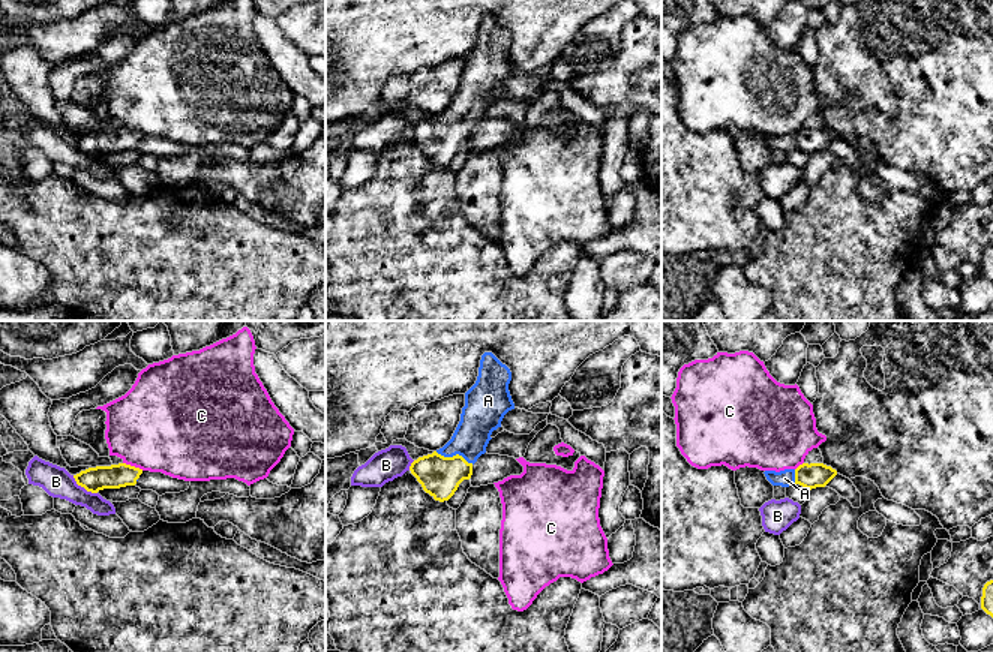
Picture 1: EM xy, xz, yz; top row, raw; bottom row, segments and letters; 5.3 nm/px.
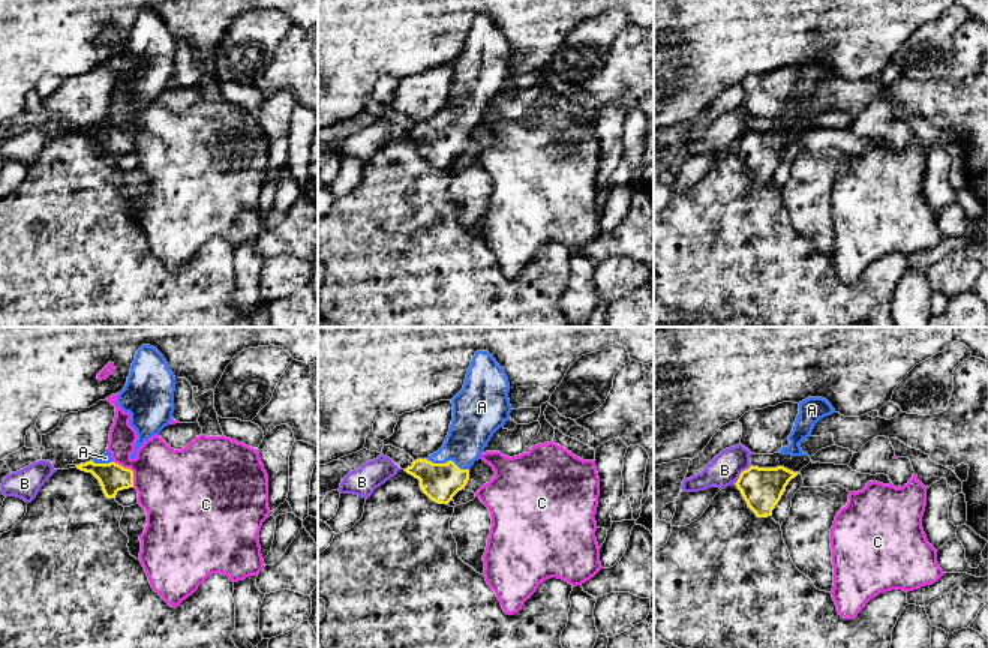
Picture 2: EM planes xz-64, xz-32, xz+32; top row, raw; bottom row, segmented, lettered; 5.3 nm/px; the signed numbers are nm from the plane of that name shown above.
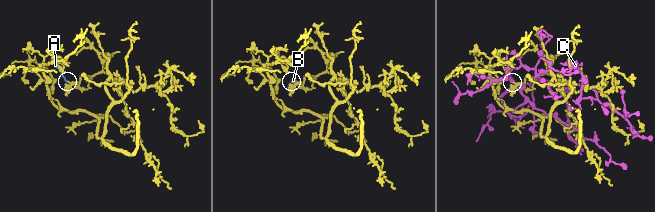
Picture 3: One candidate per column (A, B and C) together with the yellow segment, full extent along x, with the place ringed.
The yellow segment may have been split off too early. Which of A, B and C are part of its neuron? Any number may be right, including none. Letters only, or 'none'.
A

